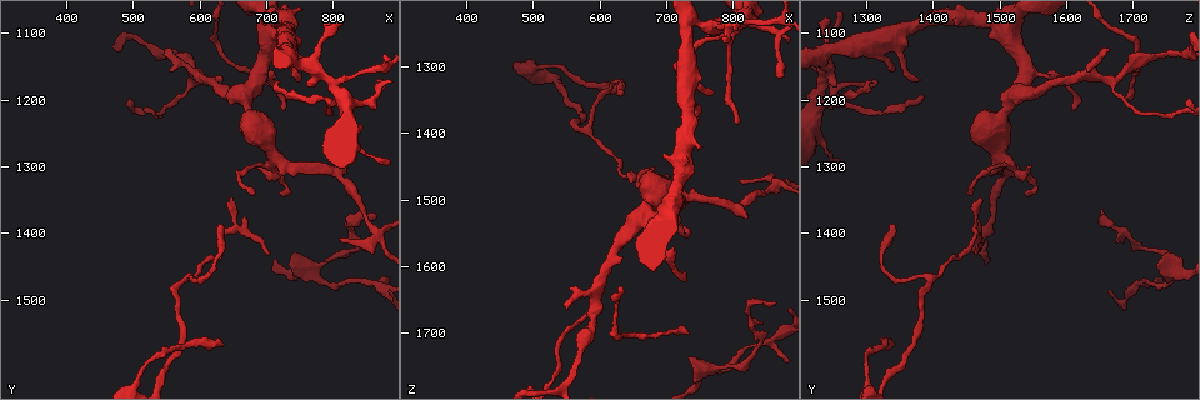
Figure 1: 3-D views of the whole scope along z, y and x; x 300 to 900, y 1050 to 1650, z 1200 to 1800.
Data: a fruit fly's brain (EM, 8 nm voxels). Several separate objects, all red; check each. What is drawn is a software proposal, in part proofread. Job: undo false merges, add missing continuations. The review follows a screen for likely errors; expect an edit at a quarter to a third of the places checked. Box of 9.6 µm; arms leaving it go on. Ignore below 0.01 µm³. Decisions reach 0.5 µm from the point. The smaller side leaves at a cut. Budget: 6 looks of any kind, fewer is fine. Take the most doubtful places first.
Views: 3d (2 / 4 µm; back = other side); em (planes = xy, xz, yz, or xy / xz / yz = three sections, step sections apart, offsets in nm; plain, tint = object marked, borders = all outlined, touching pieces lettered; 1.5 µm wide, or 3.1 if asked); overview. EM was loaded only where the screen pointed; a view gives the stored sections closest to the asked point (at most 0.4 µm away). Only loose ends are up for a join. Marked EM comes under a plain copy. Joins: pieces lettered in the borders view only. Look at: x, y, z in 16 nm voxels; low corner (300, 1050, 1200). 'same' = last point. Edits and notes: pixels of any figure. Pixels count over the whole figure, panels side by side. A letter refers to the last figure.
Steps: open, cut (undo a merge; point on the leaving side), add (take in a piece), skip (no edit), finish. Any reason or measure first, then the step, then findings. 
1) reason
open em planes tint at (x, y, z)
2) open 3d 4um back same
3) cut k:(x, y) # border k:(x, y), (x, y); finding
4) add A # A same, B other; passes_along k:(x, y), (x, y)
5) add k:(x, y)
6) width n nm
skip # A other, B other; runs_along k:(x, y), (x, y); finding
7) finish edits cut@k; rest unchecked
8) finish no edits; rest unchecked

branch stops here
open 3d 2um at (710, 1170, 1305)

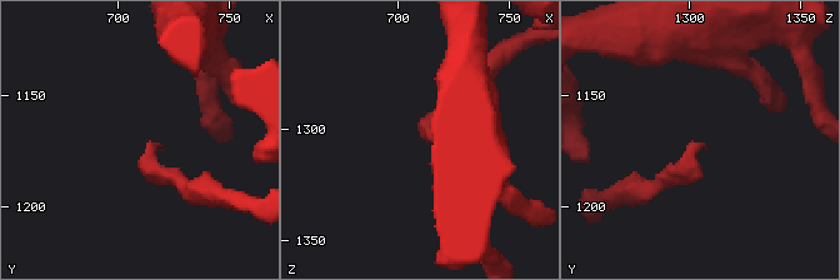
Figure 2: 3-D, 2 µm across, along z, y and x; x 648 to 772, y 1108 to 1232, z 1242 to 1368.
shape alone is not enough
open em yz step 4 tint at (713, 1173, 1304)

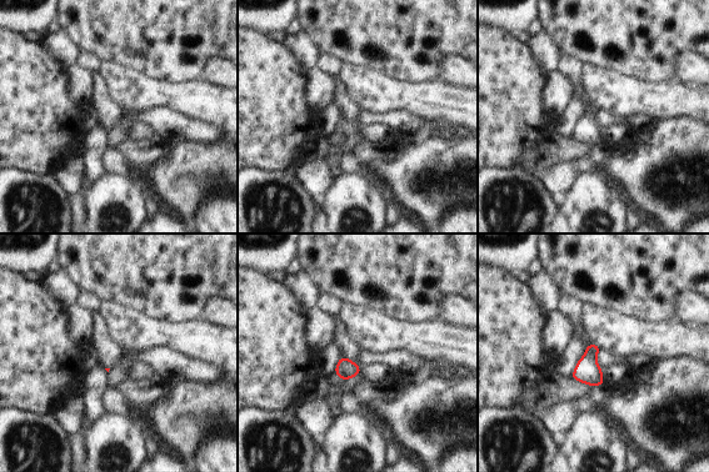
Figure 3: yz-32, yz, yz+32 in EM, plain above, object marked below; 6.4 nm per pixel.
open em planes borders same

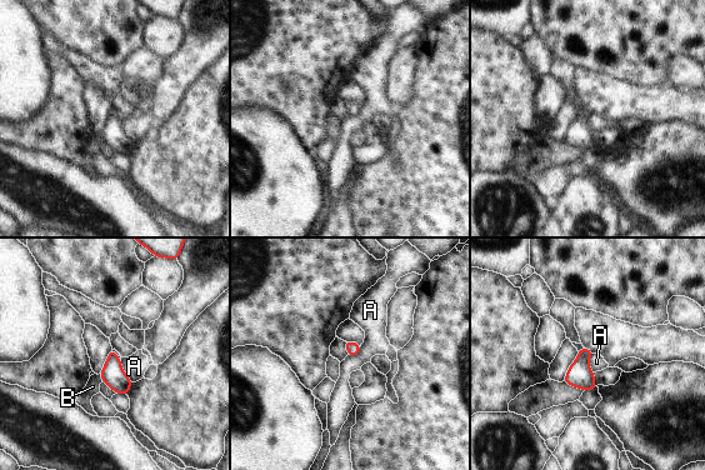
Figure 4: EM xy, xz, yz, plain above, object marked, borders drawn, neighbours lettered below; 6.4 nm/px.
width 80 nm
skip # A other, B other; border 4:(119, 360), (123, 371), (133, 381); none of them fits

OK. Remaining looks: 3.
free end
open 3d 2um at (730, 1210, 1610)

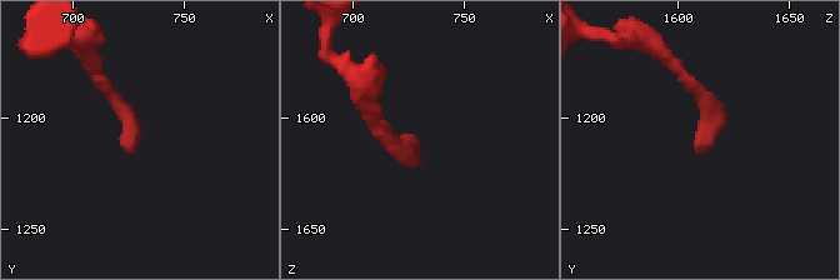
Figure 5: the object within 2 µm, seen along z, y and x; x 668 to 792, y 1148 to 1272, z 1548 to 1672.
need the tissue
open em planes tint at (728, 1213, 1610)

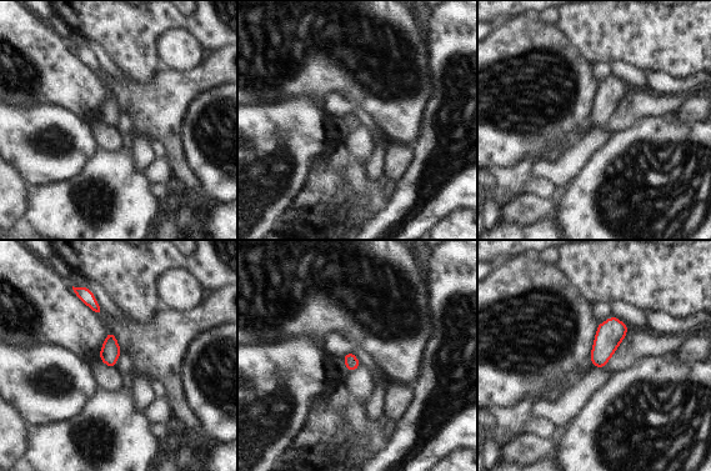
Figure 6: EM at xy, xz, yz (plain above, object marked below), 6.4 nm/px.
see the neighbours
open em planes borders same

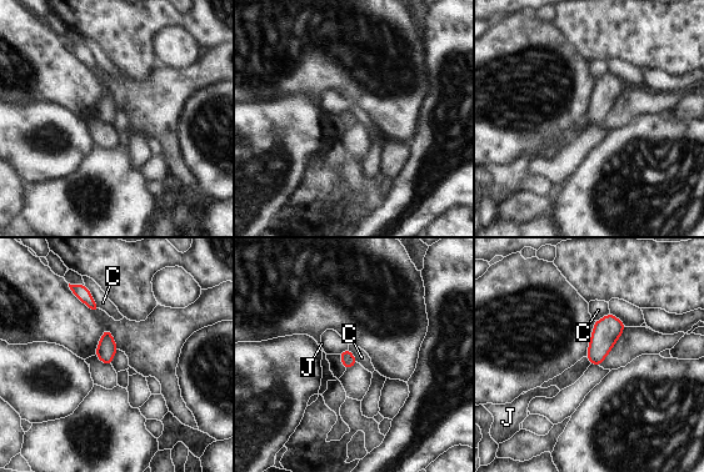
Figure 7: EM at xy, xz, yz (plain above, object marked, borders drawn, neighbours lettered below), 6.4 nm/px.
skip # C other, J other; border 7:(84, 286), (99, 307); none of them fits

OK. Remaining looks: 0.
finish no edits; rest unchecked

